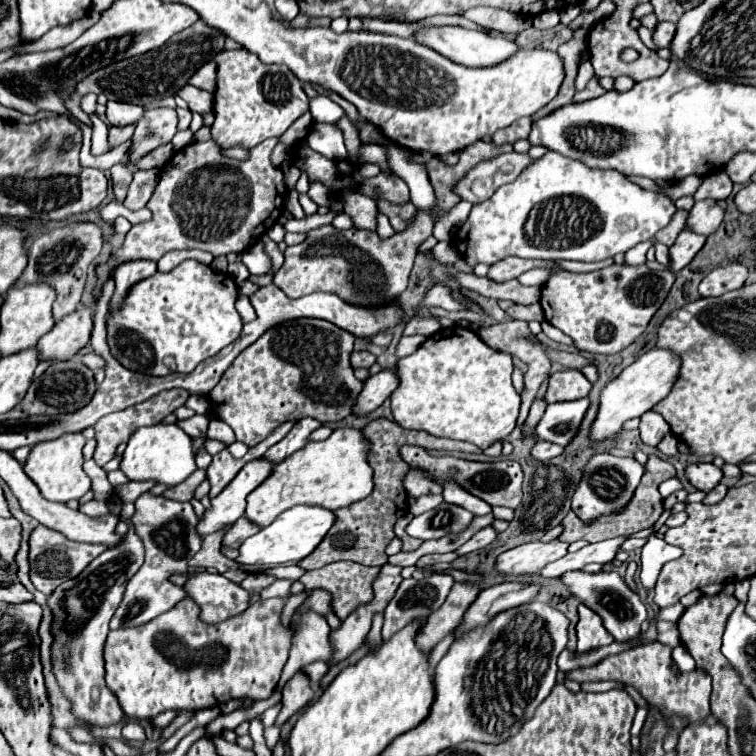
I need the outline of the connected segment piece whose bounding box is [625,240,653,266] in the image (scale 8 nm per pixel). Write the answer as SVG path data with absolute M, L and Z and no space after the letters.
M641 242L641 244L637 244L637 246L633 246L631 250L627 250L625 252L625 264L631 264L631 266L637 266L637 264L645 264L645 254L647 254L647 250L651 248L651 244L653 242Z

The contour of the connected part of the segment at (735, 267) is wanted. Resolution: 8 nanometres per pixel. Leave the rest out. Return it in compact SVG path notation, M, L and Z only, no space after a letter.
M729 264L711 270L699 284L701 296L721 296L725 292L737 290L747 278L747 268L743 264Z

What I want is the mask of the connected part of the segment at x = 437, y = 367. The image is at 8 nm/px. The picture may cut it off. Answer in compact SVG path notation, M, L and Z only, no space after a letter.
M451 326L429 336L417 352L397 362L399 386L391 394L391 410L395 422L403 428L425 430L433 436L465 440L481 450L491 446L497 440L503 440L517 424L521 396L515 392L513 382L513 358L505 352L489 348L473 330L463 326Z

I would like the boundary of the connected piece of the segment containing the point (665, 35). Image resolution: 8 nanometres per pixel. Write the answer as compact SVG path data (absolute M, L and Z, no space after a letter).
M659 22L657 28L653 30L653 44L655 46L669 46L669 42L673 40L673 34L675 34L675 24L673 22Z

